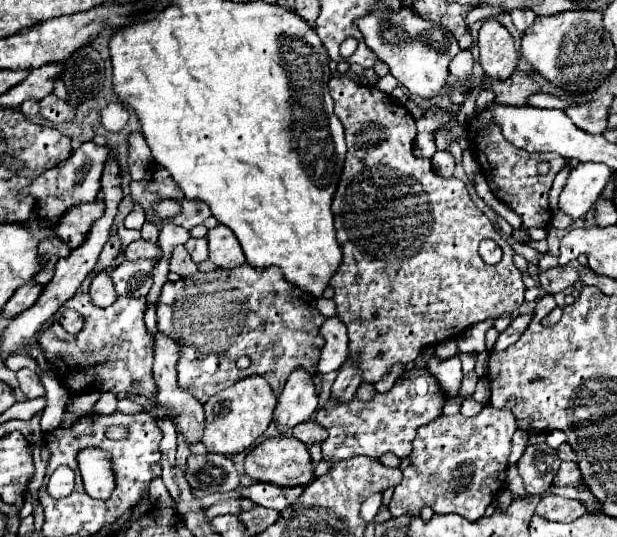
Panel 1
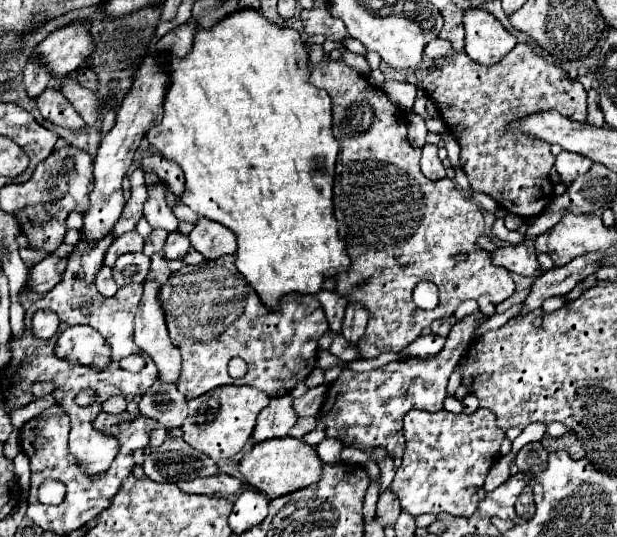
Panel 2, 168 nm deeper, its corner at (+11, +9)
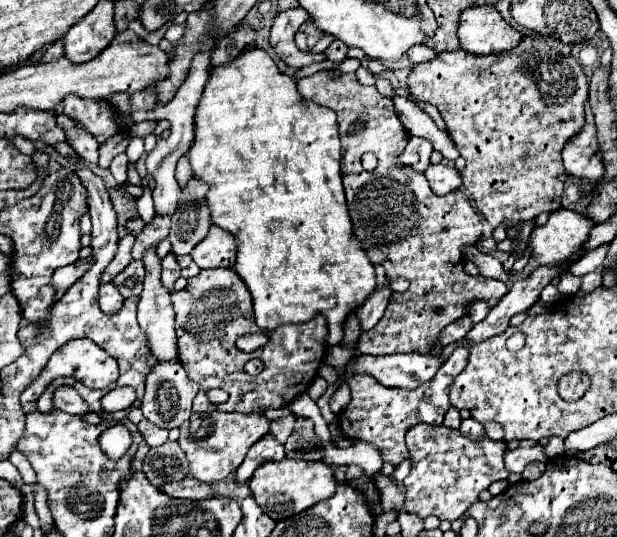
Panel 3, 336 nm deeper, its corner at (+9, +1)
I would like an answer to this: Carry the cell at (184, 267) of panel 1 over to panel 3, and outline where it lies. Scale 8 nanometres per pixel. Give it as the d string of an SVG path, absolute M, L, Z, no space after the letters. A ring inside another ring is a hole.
M153 217L153 221L147 223L141 233L135 235L135 245L131 251L133 259L141 259L149 247L157 245L167 235L169 235L169 217Z

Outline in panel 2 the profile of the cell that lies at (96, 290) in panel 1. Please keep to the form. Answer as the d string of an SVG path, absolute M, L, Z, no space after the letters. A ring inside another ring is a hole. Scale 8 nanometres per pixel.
M103 265L101 269L99 269L99 273L97 273L97 279L95 279L95 285L97 285L97 291L103 295L103 297L113 297L115 293L117 293L117 285L115 285L115 281L113 281L113 277L111 277L111 267L107 267L107 265Z

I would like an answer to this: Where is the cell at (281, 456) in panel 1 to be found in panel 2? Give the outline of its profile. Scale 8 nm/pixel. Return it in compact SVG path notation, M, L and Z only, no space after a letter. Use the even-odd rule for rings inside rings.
M281 437L261 441L261 445L253 445L239 461L239 471L251 487L273 499L317 483L321 477L321 465L323 463L311 445L295 437Z

